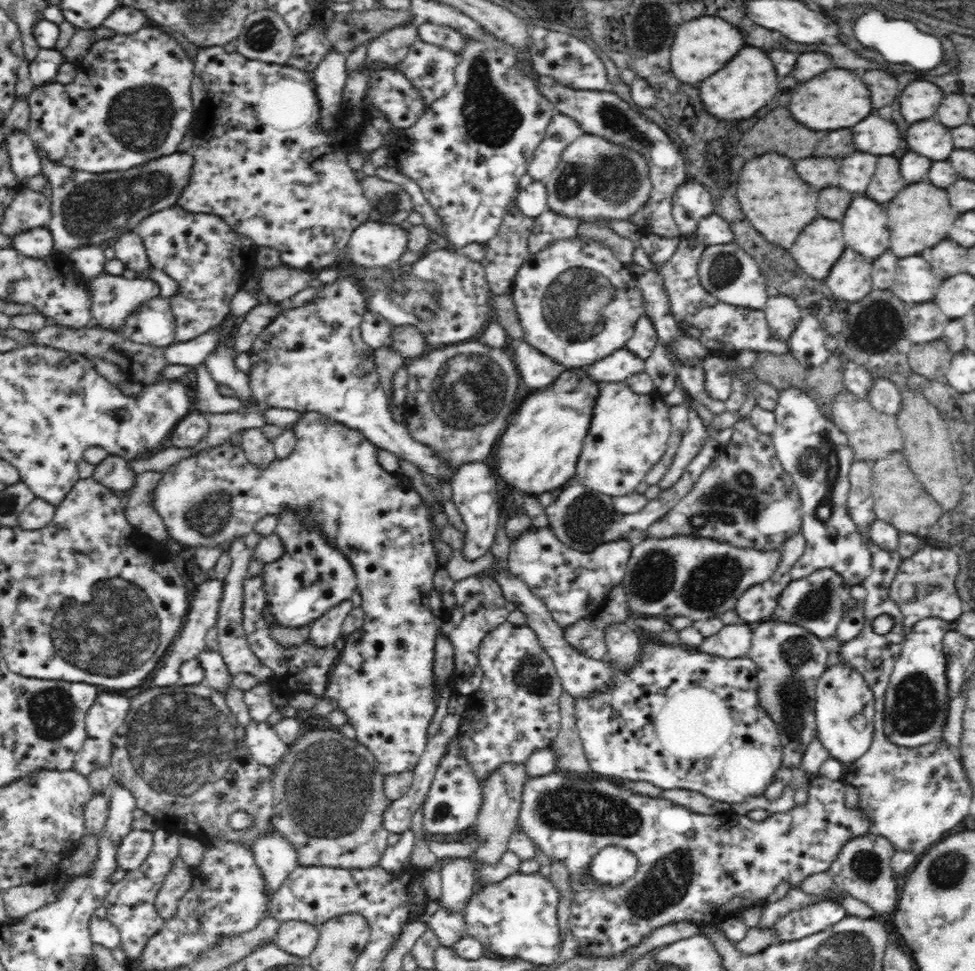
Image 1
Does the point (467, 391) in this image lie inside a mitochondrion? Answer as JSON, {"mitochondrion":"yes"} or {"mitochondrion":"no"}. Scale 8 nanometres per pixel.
{"mitochondrion":"yes"}

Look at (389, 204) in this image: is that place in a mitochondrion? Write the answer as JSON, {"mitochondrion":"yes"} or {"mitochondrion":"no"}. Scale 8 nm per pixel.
{"mitochondrion":"yes"}

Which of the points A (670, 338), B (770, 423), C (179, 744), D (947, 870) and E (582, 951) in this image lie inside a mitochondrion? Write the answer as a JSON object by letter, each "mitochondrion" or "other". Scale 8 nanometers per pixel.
{"A":"other","B":"other","C":"mitochondrion","D":"mitochondrion","E":"other"}

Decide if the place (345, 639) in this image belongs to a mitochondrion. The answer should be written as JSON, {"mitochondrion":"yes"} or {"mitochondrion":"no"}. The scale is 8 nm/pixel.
{"mitochondrion":"no"}

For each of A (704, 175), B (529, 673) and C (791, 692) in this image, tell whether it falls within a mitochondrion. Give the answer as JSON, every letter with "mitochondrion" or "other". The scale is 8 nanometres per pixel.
{"A":"mitochondrion","B":"mitochondrion","C":"mitochondrion"}

